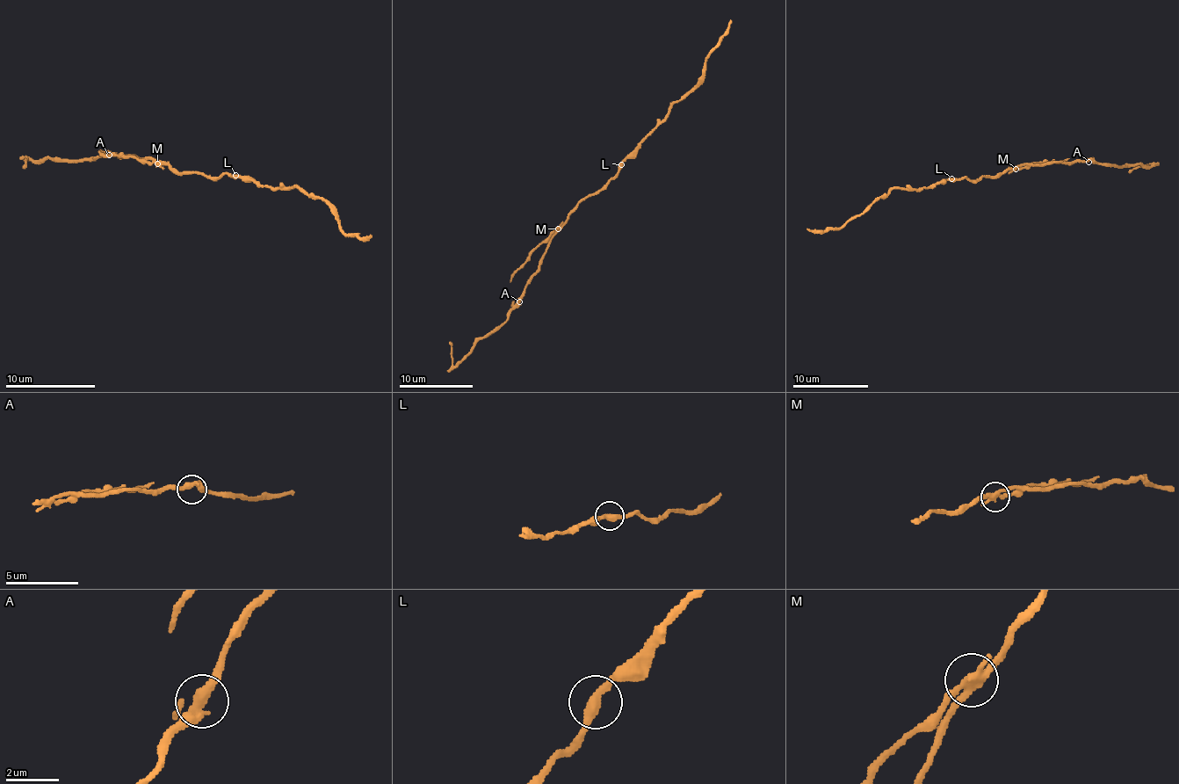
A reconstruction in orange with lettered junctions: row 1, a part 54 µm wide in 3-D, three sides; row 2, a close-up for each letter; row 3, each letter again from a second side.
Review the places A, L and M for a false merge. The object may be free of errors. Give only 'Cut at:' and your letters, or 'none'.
Cut at: M

